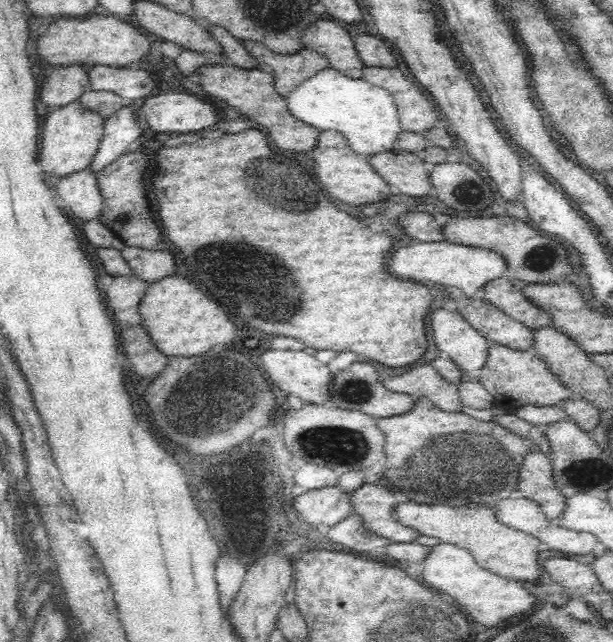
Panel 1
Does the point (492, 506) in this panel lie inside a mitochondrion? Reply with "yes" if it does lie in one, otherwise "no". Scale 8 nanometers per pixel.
yes

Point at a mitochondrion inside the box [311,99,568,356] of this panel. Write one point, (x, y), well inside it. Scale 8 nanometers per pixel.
(541, 259)

